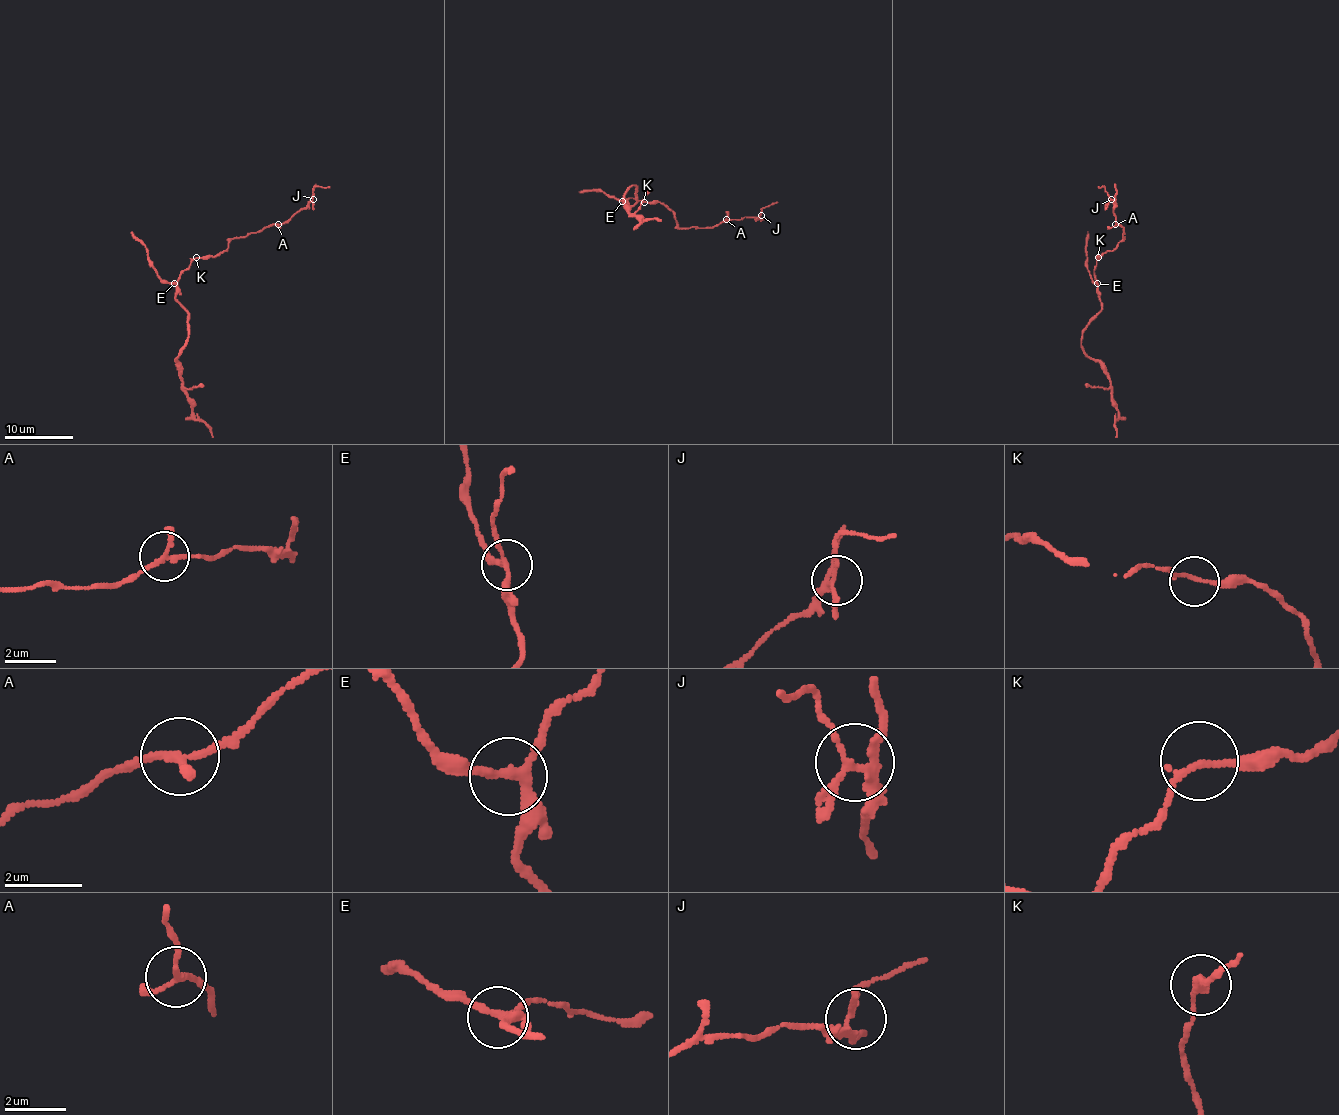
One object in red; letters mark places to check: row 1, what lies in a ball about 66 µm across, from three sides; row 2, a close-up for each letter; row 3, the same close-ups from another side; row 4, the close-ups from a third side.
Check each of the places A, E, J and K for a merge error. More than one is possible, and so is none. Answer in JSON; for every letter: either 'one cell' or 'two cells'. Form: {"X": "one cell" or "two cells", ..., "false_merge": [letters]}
{"A": "one cell", "E": "one cell", "J": "one cell", "K": "one cell", "false_merge": []}

